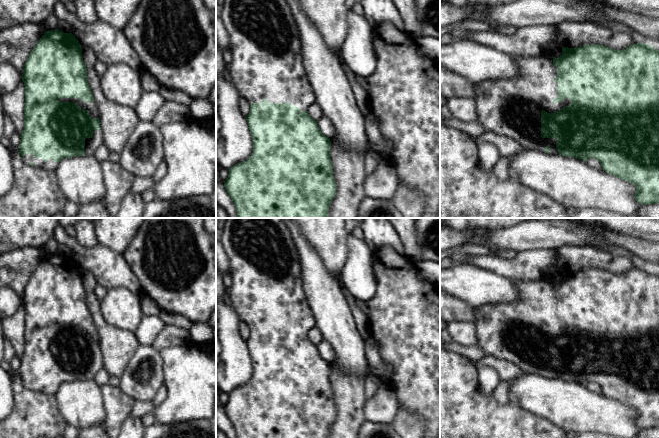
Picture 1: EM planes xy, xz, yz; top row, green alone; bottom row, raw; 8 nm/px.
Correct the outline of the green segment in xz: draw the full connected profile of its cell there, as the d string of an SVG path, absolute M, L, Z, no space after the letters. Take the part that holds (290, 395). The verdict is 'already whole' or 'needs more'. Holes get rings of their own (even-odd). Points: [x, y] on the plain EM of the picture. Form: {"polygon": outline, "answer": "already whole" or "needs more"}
{"polygon": "M227 218L220 230L219 240L230 260L229 274L232 278L232 284L227 289L227 297L240 320L250 328L246 344L253 366L252 378L248 384L231 391L224 405L224 411L235 429L237 438L328 438L329 430L336 419L330 381L331 365L320 355L317 345L308 338L308 332L315 326L316 320L303 289L300 258L289 228L283 218Z", "answer": "needs more"}

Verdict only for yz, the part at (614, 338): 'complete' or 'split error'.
split error

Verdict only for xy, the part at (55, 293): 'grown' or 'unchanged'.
grown

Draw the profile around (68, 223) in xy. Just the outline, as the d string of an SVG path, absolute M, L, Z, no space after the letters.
M58 218L58 224L71 230L81 218Z

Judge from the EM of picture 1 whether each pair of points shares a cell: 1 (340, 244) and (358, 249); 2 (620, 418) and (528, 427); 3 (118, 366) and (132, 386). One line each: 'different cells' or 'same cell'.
1: different cells
2: different cells
3: different cells

